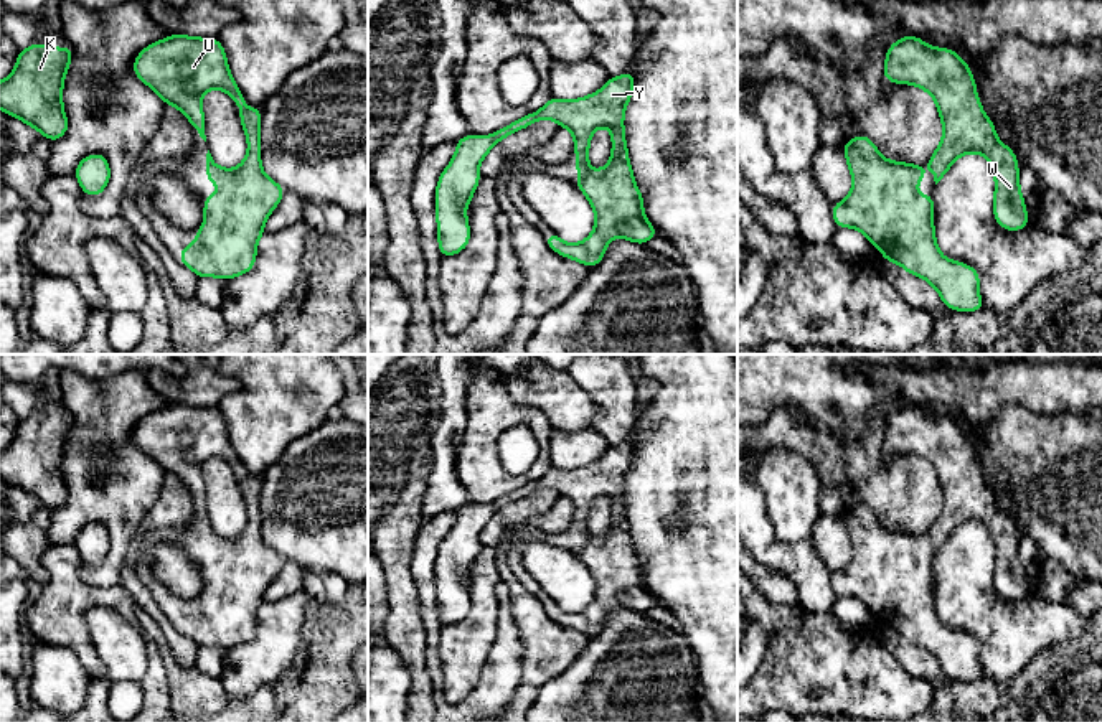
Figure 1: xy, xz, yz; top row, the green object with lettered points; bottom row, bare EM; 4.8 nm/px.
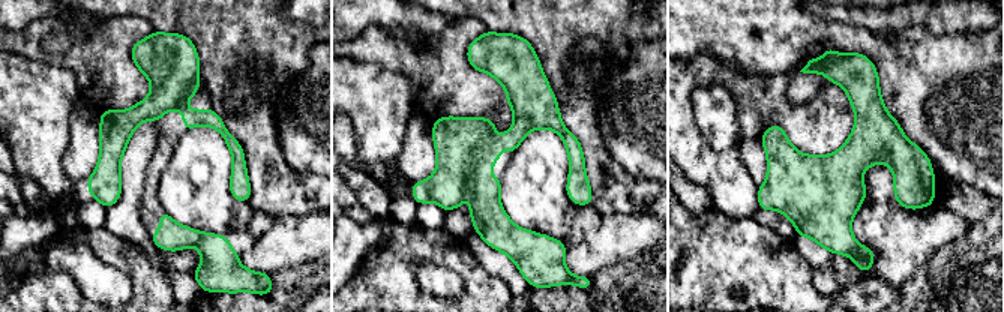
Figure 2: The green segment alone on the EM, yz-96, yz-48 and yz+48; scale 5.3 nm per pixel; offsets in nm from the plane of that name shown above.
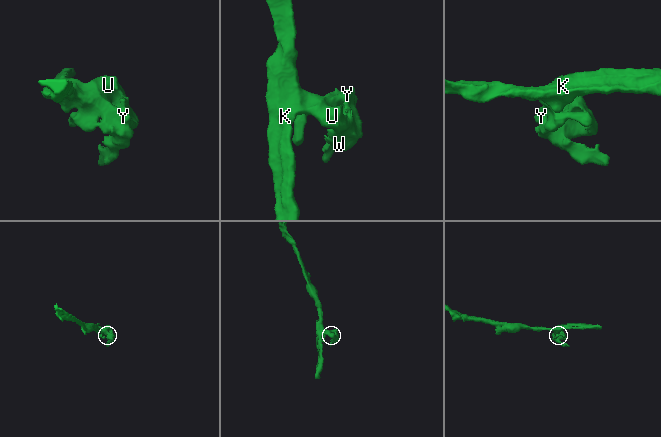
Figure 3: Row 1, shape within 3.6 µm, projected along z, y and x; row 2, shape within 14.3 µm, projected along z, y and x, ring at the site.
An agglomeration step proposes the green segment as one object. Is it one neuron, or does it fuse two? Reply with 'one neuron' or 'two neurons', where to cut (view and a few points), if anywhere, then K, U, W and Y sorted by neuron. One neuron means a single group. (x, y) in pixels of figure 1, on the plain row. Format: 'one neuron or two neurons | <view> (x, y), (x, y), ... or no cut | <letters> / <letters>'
one neuron | no cut | K U W Y

